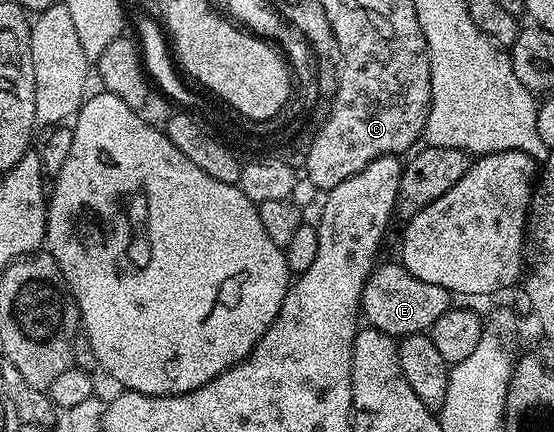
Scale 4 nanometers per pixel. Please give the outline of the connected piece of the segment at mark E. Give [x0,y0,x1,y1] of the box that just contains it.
[360,263,452,338]

